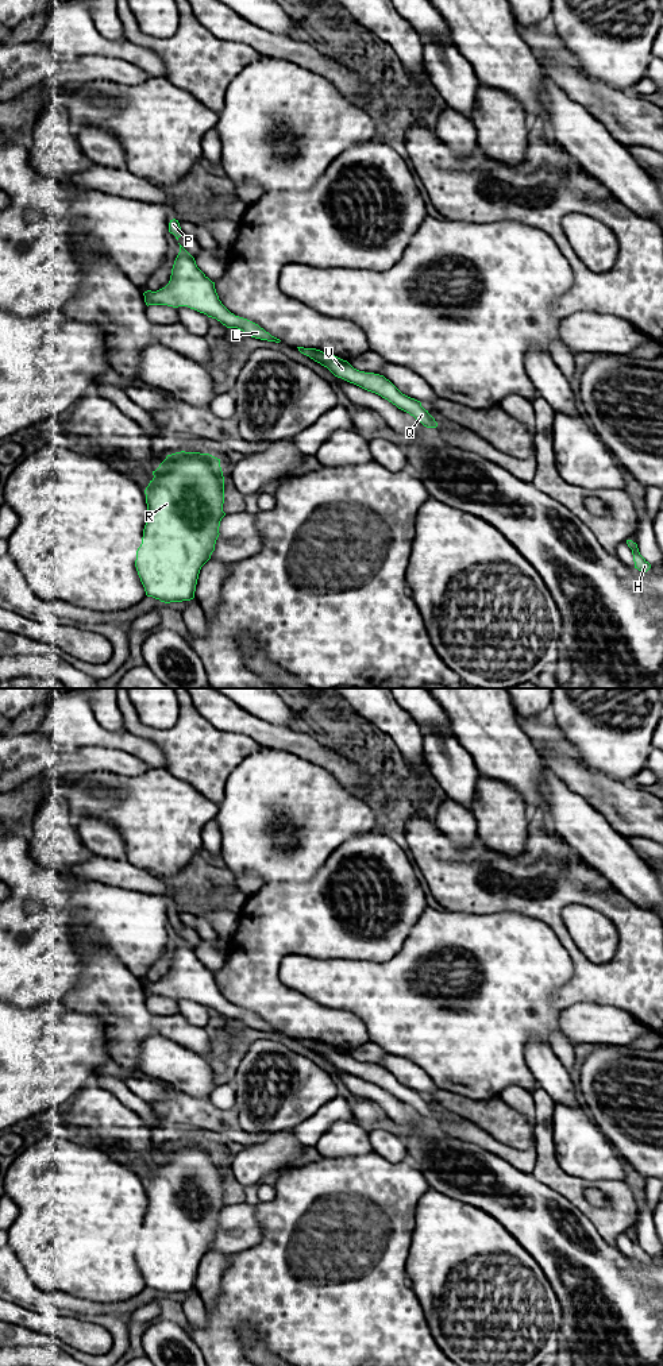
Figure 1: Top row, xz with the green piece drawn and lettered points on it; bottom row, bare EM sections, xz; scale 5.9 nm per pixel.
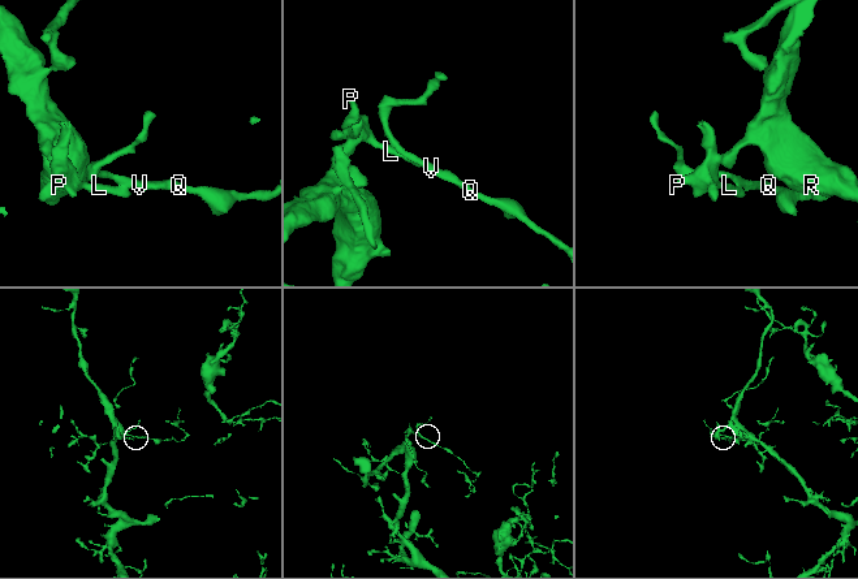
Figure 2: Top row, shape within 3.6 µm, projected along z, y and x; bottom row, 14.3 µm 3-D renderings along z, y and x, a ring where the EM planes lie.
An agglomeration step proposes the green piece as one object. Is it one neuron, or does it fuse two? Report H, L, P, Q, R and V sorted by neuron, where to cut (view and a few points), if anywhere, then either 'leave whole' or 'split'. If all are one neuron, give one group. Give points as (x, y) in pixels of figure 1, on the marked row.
H Q V / L P R | xz (299, 347), (305, 354) | split

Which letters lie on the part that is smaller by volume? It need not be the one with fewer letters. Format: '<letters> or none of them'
H, Q, V

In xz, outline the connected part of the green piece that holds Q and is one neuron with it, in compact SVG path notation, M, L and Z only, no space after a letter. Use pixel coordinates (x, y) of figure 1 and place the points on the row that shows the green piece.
M297 347L307 356L327 367L335 377L354 383L367 391L375 393L388 400L398 409L409 413L427 428L436 428L435 418L421 406L421 402L402 394L389 379L374 373L365 373L354 368L347 360L343 360L332 354L323 352L316 348Z

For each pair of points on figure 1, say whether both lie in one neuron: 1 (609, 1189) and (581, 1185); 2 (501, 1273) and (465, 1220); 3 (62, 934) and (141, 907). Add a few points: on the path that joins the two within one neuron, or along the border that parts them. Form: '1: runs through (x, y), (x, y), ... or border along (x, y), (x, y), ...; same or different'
1: runs through (602, 1185), (588, 1184); same
2: runs through (488, 1260), (465, 1234); same
3: runs through (81, 915), (122, 915); same

